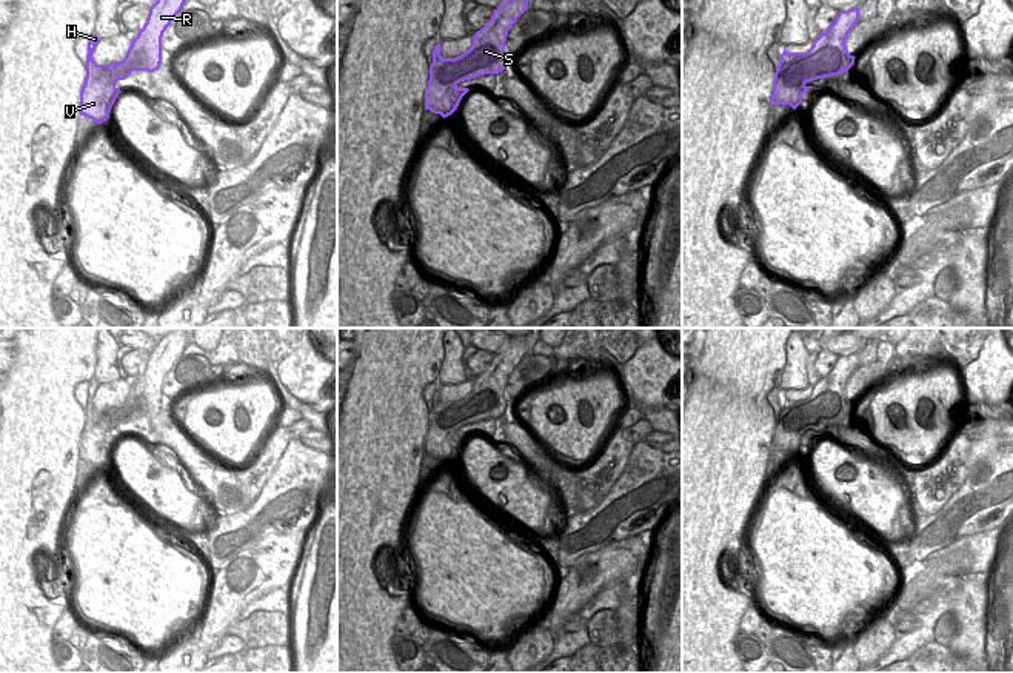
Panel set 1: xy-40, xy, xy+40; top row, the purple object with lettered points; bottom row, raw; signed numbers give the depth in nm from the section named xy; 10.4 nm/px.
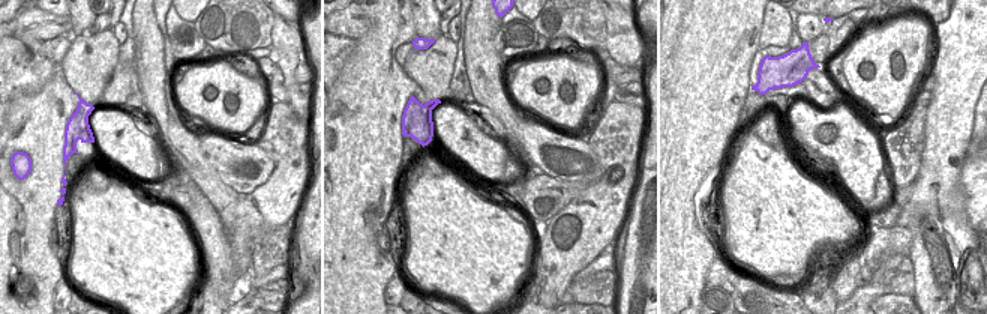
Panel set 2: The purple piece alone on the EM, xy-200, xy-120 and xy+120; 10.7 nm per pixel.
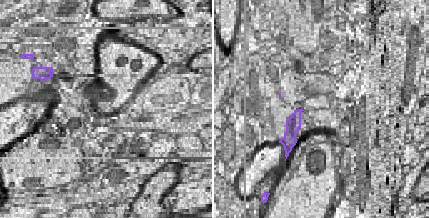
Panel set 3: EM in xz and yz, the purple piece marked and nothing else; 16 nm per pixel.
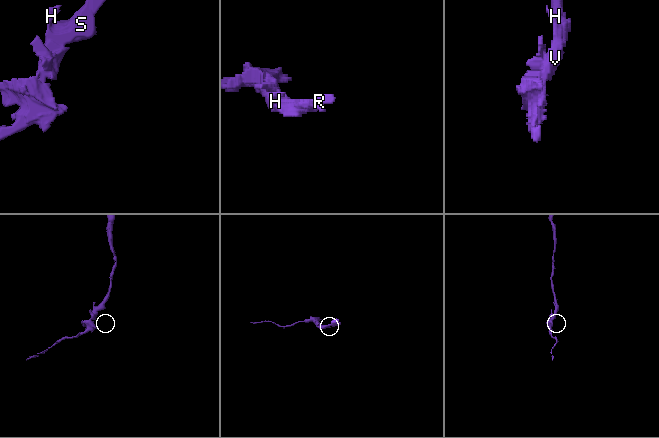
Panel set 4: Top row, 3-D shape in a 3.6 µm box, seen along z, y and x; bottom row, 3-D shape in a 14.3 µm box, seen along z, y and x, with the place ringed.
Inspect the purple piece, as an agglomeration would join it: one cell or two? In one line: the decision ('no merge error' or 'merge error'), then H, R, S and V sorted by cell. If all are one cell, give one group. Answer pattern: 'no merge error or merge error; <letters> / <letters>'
merge error; H V / R S

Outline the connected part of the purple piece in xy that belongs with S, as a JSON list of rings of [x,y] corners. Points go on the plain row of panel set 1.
[[[525,336],[511,337],[510,343],[494,354],[491,365],[474,379],[471,393],[451,403],[454,408],[450,413],[457,413],[462,417],[451,417],[446,427],[440,427],[440,433],[460,436],[465,440],[470,434],[459,433],[460,427],[502,417],[510,410],[505,400],[508,376],[527,354]]]

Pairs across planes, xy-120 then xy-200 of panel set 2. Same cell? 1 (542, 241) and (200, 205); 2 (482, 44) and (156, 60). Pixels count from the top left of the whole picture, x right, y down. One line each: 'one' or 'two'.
1: one
2: one

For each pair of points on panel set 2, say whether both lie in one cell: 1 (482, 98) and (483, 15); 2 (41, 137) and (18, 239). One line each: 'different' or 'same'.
1: same
2: same

